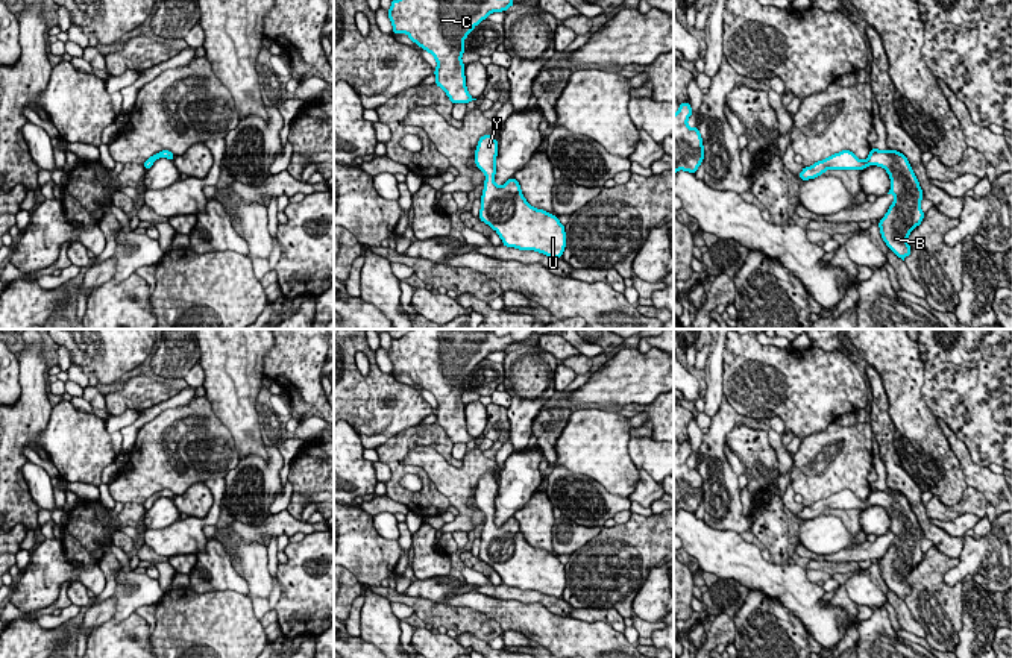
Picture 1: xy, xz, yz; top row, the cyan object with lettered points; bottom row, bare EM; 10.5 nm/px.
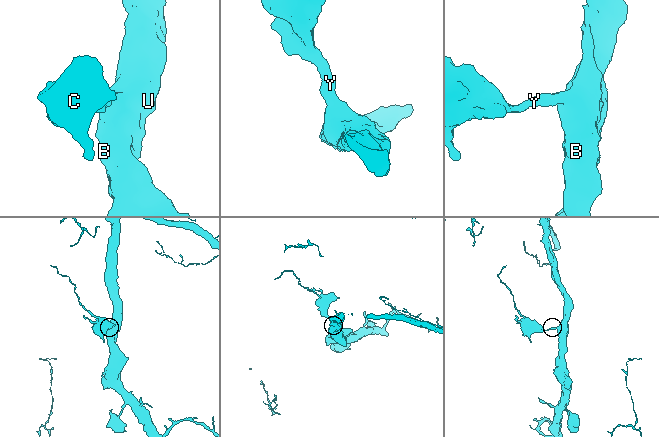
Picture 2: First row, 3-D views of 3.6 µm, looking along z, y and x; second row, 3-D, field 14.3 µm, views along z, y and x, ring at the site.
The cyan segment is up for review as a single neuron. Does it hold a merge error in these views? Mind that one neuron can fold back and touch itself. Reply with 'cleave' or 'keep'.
keep

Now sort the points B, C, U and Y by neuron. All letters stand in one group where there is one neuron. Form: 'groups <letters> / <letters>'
groups B C U Y

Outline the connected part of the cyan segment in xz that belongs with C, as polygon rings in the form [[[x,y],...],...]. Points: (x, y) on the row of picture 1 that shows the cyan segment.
[[[391,0],[387,14],[393,35],[407,33],[435,58],[434,85],[440,86],[454,105],[467,105],[476,99],[466,88],[463,41],[489,14],[505,12],[513,5],[514,0]]]

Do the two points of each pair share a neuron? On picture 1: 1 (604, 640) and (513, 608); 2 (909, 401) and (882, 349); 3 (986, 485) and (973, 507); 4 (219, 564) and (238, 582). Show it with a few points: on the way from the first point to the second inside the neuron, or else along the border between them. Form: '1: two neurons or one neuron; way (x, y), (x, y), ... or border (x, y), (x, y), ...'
1: one neuron; way (581, 639), (563, 637), (536, 622)
2: one neuron; way (905, 388), (902, 369), (894, 361)
3: two neurons; border (968, 485), (974, 487), (986, 502)
4: one neuron; way (223, 569), (234, 579)

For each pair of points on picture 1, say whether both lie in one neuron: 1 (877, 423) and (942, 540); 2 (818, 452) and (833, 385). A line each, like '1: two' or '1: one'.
1: one
2: two

